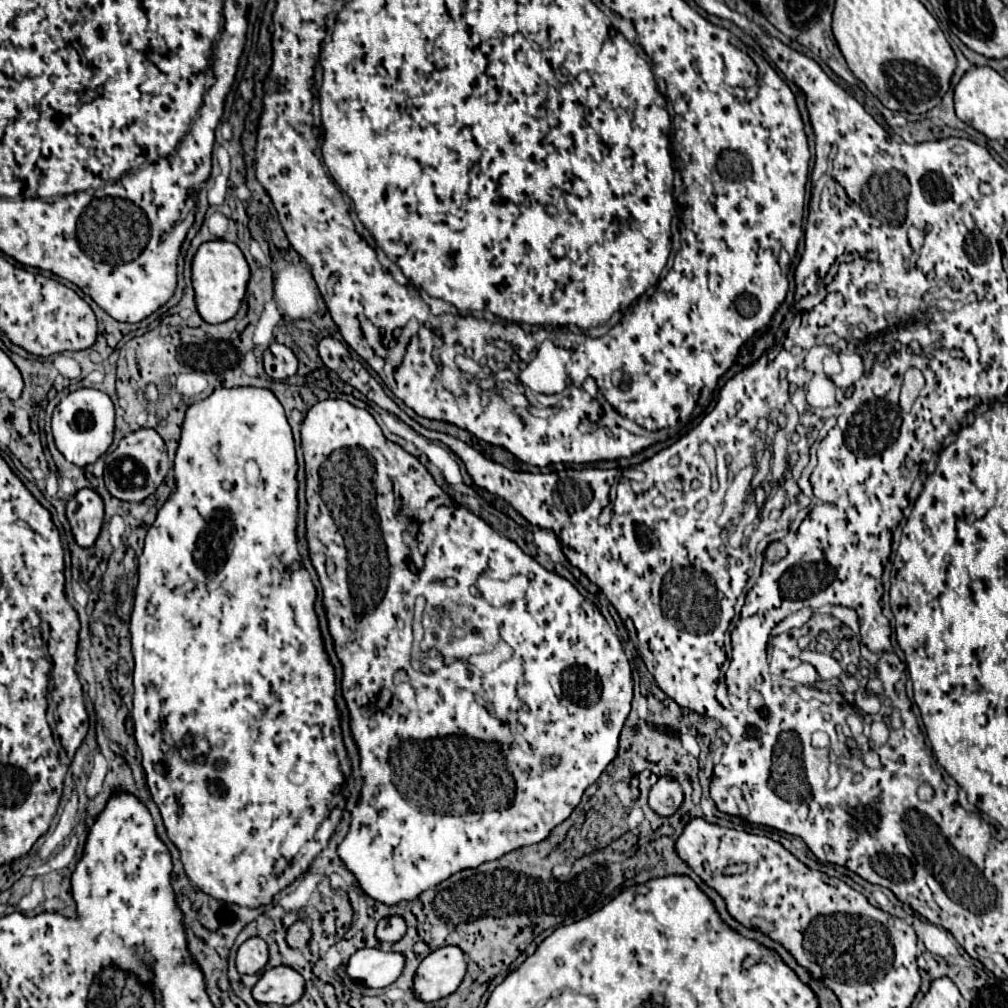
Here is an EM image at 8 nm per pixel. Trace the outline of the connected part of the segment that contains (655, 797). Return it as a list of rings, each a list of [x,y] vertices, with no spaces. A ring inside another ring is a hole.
[[[659,778],[657,784],[649,792],[649,806],[659,814],[659,816],[673,816],[677,808],[683,802],[683,792],[679,784],[671,778]]]

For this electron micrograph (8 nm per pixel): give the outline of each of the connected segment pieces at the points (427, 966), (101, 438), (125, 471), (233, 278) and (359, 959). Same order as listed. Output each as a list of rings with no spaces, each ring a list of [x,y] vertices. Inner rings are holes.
[[[459,946],[433,950],[417,968],[415,992],[423,1002],[445,998],[457,990],[467,972],[465,954]]]
[[[79,388],[67,394],[53,412],[53,438],[59,452],[77,466],[93,464],[113,442],[115,410],[111,398],[95,388]]]
[[[141,428],[137,432],[131,432],[125,436],[117,450],[107,456],[105,464],[105,486],[107,490],[125,502],[141,502],[147,496],[151,496],[157,486],[163,482],[163,478],[169,472],[169,458],[167,458],[167,446],[163,438],[149,428]]]
[[[211,240],[199,246],[193,258],[193,290],[201,318],[209,324],[227,322],[241,306],[249,280],[249,264],[237,244],[227,240]]]
[[[363,948],[349,958],[347,974],[353,980],[371,988],[385,988],[393,984],[405,968],[405,956],[401,952],[385,952],[381,948]]]

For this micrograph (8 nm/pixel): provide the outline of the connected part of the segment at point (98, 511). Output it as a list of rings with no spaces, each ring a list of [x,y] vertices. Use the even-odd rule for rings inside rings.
[[[91,488],[79,490],[67,502],[67,518],[69,518],[69,524],[71,524],[71,530],[73,530],[77,544],[83,548],[93,546],[93,542],[99,536],[101,524],[103,524],[101,496]]]

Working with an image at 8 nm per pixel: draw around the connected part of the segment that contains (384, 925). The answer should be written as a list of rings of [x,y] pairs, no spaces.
[[[387,916],[387,918],[379,920],[379,924],[377,924],[377,938],[381,942],[401,940],[405,932],[407,932],[407,924],[401,916]]]

